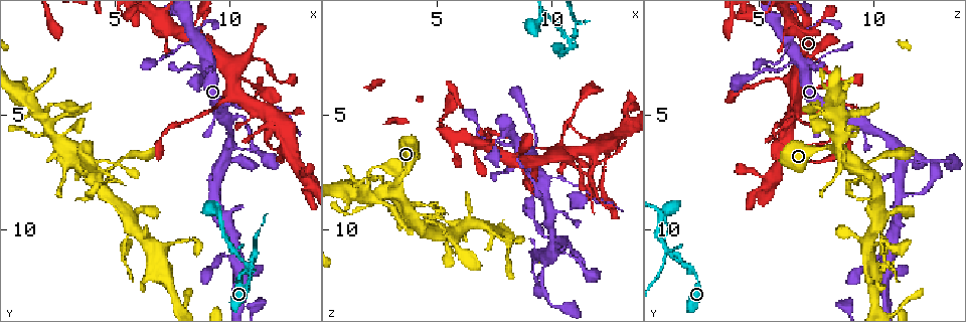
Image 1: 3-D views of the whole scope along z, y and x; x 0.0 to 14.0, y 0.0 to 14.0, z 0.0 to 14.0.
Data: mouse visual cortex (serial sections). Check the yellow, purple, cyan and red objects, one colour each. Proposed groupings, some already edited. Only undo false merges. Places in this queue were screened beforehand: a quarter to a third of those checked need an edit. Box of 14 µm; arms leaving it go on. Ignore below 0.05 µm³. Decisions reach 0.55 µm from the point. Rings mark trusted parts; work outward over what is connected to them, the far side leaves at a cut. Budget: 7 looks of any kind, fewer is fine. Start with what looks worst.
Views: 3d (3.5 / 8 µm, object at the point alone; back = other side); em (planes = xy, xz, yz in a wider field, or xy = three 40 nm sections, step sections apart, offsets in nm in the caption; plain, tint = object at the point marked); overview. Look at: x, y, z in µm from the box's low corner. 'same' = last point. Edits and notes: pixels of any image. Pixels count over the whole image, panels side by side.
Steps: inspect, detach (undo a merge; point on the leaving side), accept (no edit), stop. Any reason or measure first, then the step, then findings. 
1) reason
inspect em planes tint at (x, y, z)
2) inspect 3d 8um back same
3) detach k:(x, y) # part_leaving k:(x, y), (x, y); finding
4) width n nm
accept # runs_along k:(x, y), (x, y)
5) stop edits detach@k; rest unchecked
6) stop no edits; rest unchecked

thick turns thin
inspect 3d 3.5um at (10.1, 4.5, 7.7)

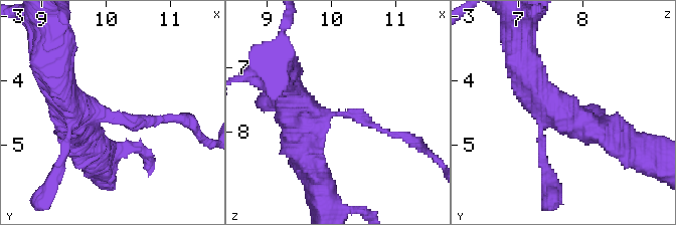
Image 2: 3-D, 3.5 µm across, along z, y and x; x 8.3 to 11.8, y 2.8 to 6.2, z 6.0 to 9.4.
arm_widths 100, 500 nm; now the EM
inspect em xy step 5 tint at (10.15, 4.55, 7.70)

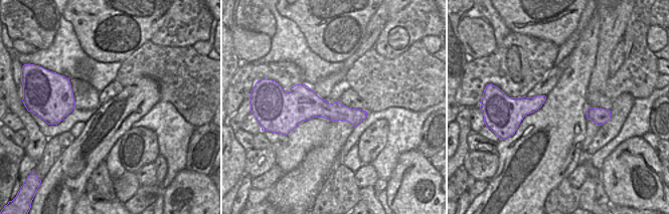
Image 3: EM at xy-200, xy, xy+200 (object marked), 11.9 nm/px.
another direction
inspect em xy step 1 tint same

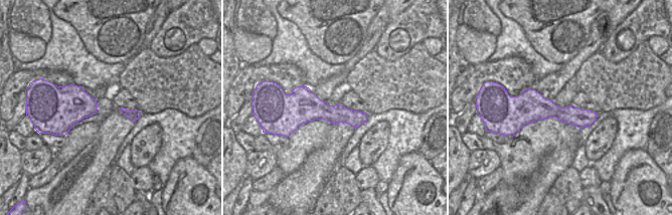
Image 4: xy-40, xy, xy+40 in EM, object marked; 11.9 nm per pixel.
accept # all the same cell

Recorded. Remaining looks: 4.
sudden change in width
inspect 3d 3.5um back at (8.5, 1.9, 6.4)

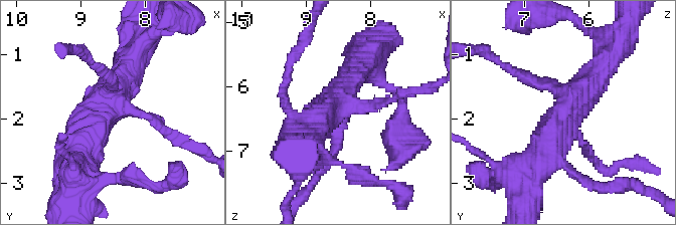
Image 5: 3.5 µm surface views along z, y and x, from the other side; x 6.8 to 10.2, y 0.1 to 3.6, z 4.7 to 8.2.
inspect em xy step 2 tint at (8.50, 1.85, 6.30)

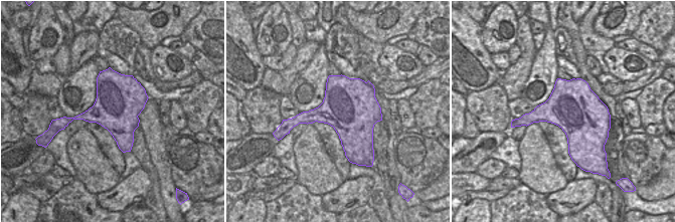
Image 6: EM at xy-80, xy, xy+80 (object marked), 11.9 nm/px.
accept # runs_along 5:(538, 155), (608, 56); one cell here

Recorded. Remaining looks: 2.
sharp bend
inspect em xy step 2 tint at (10.8, 11.5, 1.8)

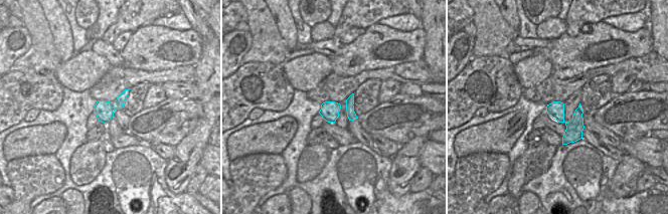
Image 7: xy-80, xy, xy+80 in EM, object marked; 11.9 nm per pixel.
inspect 3d 3.5um same

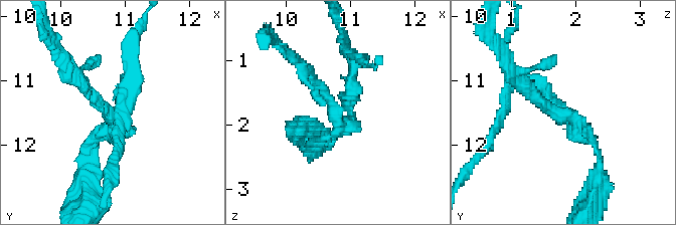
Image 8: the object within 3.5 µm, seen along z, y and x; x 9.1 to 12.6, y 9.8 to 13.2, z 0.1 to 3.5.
arm_widths 150, 200, 200 nm
detach 8:(533, 91) # part_leaving 8:(89, 143), (114, 125), (89, 90); a second cell is stuck on

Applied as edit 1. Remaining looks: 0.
stop edits detach@8; rest unchecked

